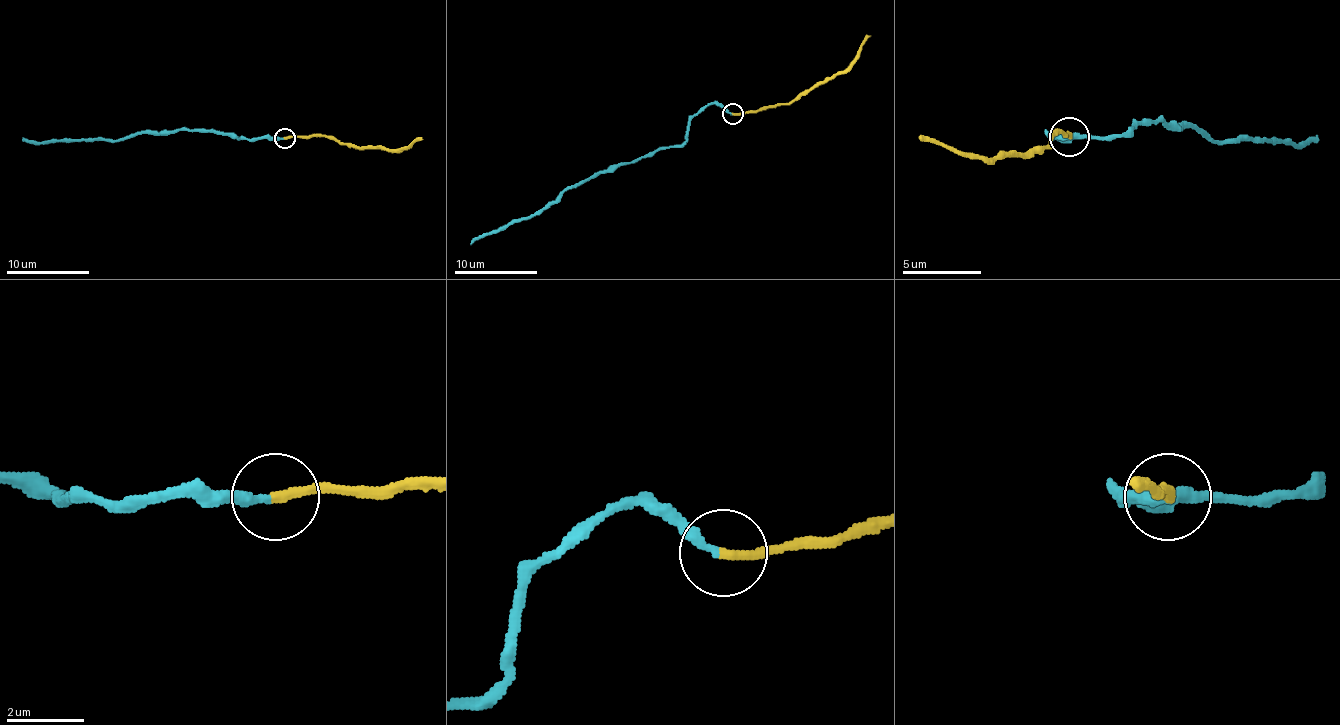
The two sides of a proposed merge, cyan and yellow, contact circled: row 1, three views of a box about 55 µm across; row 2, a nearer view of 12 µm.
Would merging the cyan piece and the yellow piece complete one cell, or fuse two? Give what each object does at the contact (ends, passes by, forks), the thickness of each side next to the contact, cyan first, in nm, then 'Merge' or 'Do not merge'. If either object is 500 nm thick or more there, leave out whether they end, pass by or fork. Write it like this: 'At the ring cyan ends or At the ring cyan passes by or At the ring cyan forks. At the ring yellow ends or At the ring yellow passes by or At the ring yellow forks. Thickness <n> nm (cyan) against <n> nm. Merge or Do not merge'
At the ring cyan ends. At the ring yellow ends. Thickness 260 nm (cyan) against 280 nm. Merge

